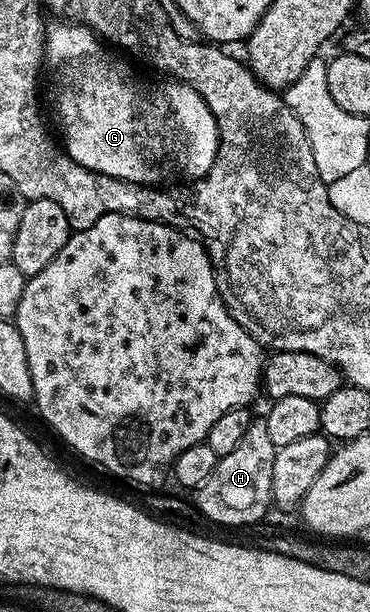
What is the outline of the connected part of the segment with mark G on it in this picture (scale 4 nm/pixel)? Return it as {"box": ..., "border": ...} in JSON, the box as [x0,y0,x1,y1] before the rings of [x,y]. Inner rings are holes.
{"box":[45,22,219,185],"border":[[[55,22],[45,32],[45,64],[55,71],[59,83],[59,124],[63,127],[61,144],[67,156],[91,172],[112,176],[134,184],[154,185],[163,172],[176,172],[179,176],[198,178],[207,175],[219,149],[217,122],[209,106],[188,84],[167,78],[155,88],[159,100],[139,100],[139,80],[126,64],[96,33],[83,24]]]}

